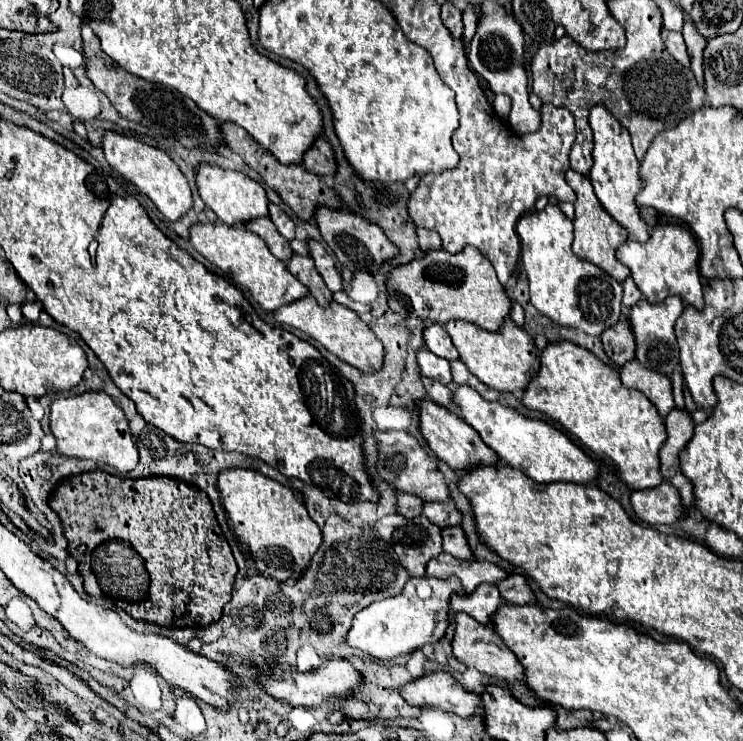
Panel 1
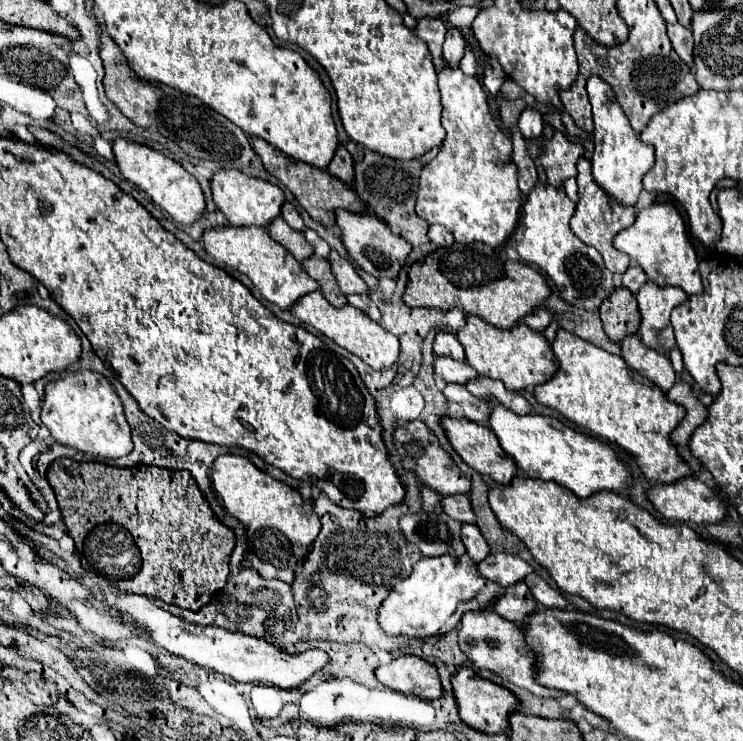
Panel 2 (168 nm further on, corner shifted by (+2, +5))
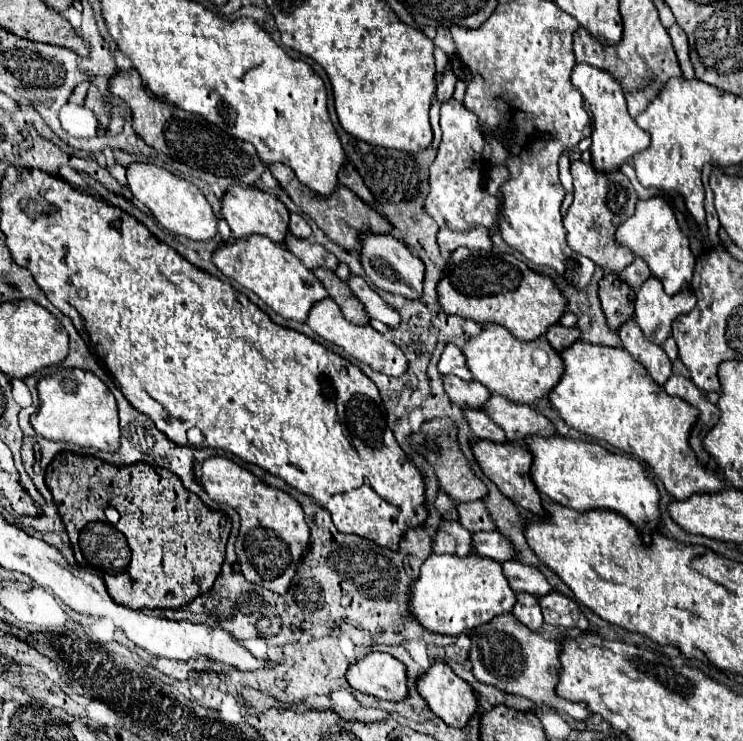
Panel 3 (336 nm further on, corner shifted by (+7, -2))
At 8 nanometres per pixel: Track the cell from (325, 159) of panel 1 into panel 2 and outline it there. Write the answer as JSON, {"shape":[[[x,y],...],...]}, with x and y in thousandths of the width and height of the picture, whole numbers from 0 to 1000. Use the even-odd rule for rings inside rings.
{"shape":[[[462,196],[454,198],[451,212],[448,212],[448,217],[443,220],[440,231],[443,231],[448,239],[454,239],[454,242],[459,242],[459,244],[464,244],[464,247],[475,247],[475,215],[472,215],[472,209],[467,206],[467,201],[464,201]]]}

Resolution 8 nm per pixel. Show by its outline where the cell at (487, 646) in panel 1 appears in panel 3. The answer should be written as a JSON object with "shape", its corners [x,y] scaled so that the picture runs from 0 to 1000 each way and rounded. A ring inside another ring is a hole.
{"shape":[[[673,829],[657,839],[657,845],[646,845],[646,850],[633,853],[635,874],[633,874],[633,893],[635,907],[649,923],[668,926],[676,934],[705,939],[719,950],[735,950],[748,955],[751,961],[767,964],[773,972],[789,972],[794,958],[789,950],[773,950],[762,942],[748,939],[748,923],[754,915],[754,869],[746,864],[729,861],[727,853],[711,850],[703,839],[697,839],[689,829]]]}

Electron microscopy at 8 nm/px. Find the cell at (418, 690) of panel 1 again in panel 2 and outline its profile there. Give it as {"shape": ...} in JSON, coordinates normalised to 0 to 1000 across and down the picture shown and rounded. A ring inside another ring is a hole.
{"shape":[[[542,884],[524,897],[513,897],[505,911],[515,924],[545,938],[561,938],[569,943],[594,943],[596,938],[585,897],[559,884]]]}

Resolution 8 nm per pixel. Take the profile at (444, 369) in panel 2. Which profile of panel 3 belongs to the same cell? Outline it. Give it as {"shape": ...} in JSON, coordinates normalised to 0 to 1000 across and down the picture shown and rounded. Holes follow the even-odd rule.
{"shape":[[[598,507],[598,524],[600,524],[606,540],[611,545],[616,545],[619,551],[630,548],[630,551],[649,553],[651,543],[662,534],[659,526],[654,526],[646,516],[641,516],[641,513],[624,516],[614,507]]]}

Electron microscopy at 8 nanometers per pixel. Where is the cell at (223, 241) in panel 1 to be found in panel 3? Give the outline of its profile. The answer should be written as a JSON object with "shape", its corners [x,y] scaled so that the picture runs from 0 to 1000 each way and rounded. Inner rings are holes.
{"shape":[[[336,318],[334,324],[304,327],[285,343],[285,354],[304,375],[318,378],[323,386],[339,391],[353,408],[388,432],[412,435],[420,413],[441,402],[441,394],[428,381],[428,375],[415,362],[409,362],[385,332],[366,329],[366,324],[358,318]]]}

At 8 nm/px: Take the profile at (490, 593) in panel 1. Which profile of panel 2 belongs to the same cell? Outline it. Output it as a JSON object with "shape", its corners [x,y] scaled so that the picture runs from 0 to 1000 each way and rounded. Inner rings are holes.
{"shape":[[[701,784],[701,787],[693,787],[690,792],[682,792],[680,803],[674,803],[674,808],[669,808],[669,814],[664,814],[658,825],[666,825],[669,830],[674,830],[682,838],[704,841],[707,833],[717,827],[720,822],[723,822],[720,808],[712,800],[709,789]]]}

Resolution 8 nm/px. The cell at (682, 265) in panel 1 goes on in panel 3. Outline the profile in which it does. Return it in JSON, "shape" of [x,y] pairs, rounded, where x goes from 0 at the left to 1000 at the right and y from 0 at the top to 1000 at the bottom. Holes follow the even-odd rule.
{"shape":[[[878,265],[872,270],[861,270],[856,275],[856,286],[832,305],[829,324],[832,329],[845,332],[856,345],[872,354],[878,370],[891,381],[899,397],[913,397],[915,391],[929,386],[937,351],[929,337],[929,324],[915,310],[907,283],[894,265]]]}

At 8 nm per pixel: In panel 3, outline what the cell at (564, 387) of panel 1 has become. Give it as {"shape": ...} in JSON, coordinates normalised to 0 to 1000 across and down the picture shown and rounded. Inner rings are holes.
{"shape":[[[775,462],[754,480],[762,502],[738,537],[764,575],[864,621],[910,675],[977,659],[974,645],[961,634],[953,637],[926,602],[926,586],[937,572],[939,553],[918,537],[896,532],[894,521],[878,516],[875,505],[845,472]]]}

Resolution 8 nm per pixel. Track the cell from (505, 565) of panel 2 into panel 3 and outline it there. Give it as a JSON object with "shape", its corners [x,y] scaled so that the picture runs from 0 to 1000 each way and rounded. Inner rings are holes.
{"shape":[[[697,756],[678,758],[676,764],[678,764],[678,775],[681,775],[689,796],[694,796],[694,799],[711,799],[711,802],[719,802],[719,804],[732,804],[743,796],[740,785],[719,764],[703,761]]]}

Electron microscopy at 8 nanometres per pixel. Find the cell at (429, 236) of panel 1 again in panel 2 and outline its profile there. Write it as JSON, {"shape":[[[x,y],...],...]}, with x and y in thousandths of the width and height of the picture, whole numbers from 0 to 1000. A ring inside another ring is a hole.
{"shape":[[[580,304],[575,317],[577,317],[577,325],[585,328],[588,333],[602,333],[610,328],[610,317],[596,304]]]}

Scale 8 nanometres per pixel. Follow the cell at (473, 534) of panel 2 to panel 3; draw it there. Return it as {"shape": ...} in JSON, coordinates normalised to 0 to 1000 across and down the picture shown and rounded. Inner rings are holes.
{"shape":[[[670,715],[638,721],[638,745],[665,753],[670,758],[694,756],[694,742],[692,742],[689,731],[678,721],[673,721]]]}

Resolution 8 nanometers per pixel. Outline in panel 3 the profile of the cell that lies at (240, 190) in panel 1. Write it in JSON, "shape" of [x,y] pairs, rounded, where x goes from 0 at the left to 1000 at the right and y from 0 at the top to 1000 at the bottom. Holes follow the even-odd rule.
{"shape":[[[312,251],[299,267],[299,291],[310,302],[318,321],[334,321],[339,316],[350,316],[382,332],[382,324],[388,316],[390,286],[369,262],[361,262],[336,251]]]}

